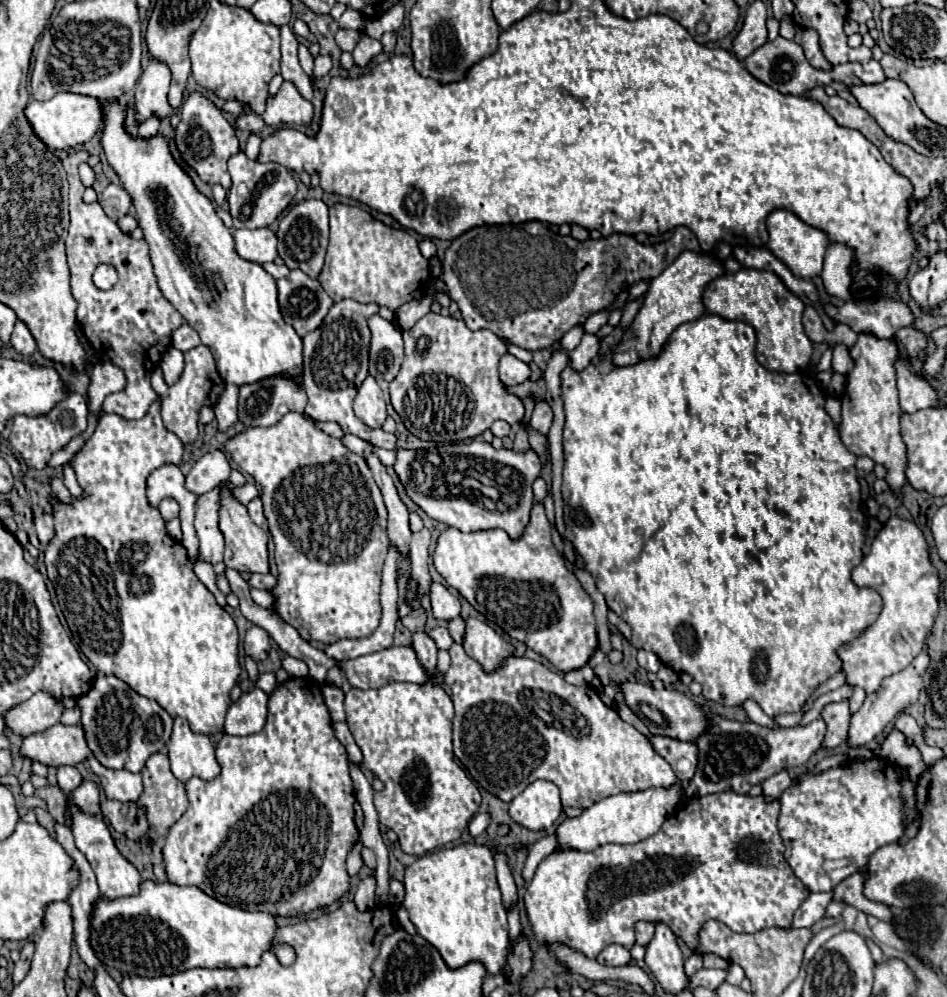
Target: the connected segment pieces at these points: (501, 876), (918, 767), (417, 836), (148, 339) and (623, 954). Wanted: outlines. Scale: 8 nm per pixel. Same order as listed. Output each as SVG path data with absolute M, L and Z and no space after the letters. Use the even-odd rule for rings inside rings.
M499 852L495 854L495 866L497 866L497 882L499 882L499 888L503 894L503 908L509 910L517 902L517 888L515 888L511 870L507 866L507 860Z
M891 730L889 736L885 736L885 742L881 744L879 754L891 764L909 768L909 778L915 778L915 780L927 768L919 750L907 742L907 736L903 732L897 732L897 730Z
M409 682L345 694L347 726L363 752L363 766L385 784L381 792L375 792L379 822L399 836L403 852L415 856L459 840L481 804L479 788L455 764L451 746L453 706L449 706L451 698L445 696L439 686Z
M79 150L69 154L63 160L63 168L67 172L69 182L69 214L71 226L69 236L65 240L67 264L71 270L71 294L77 302L77 322L89 340L95 356L105 362L115 362L123 368L127 376L125 390L117 394L109 394L103 402L103 412L115 412L123 418L137 420L141 418L151 402L157 398L149 384L151 370L157 368L157 362L171 346L171 332L185 324L183 316L171 306L171 302L161 294L157 286L157 278L153 274L153 264L149 260L149 246L145 240L133 240L129 234L121 232L121 228L105 216L103 208L95 204L83 202L83 182L79 180L77 166L87 162L89 154ZM99 264L115 266L119 280L111 290L99 290L91 276Z
M613 944L613 946L607 946L595 960L599 964L605 964L605 966L625 966L625 964L629 964L631 954L623 946Z

